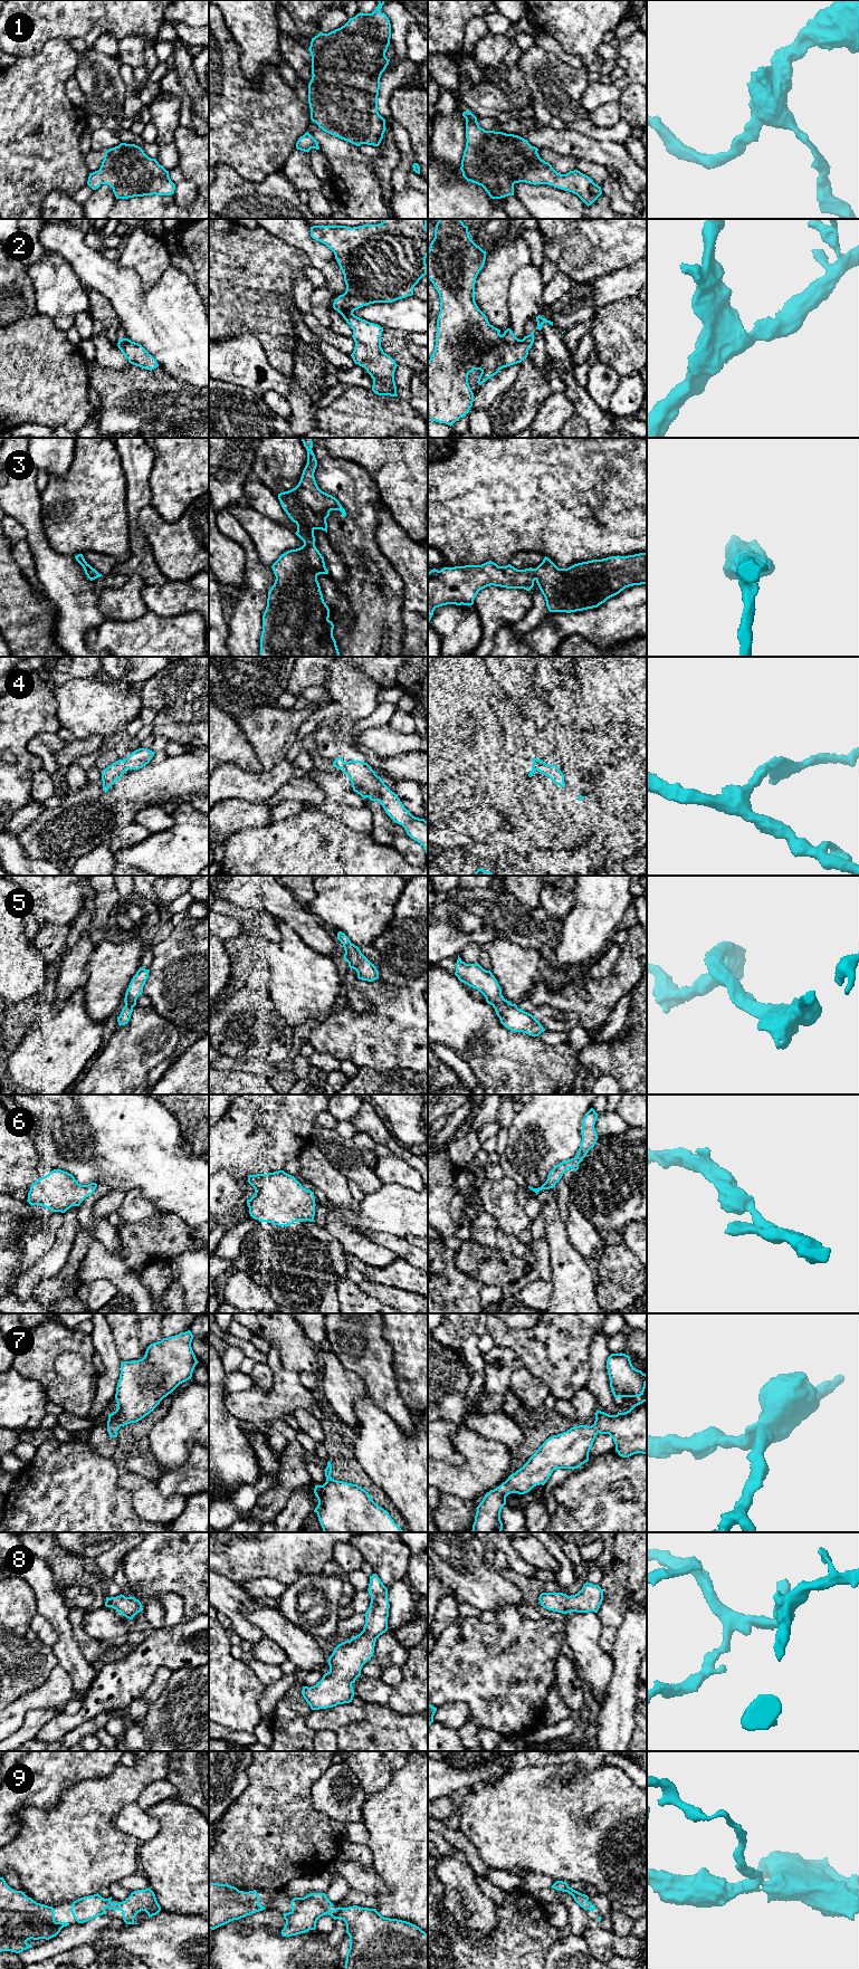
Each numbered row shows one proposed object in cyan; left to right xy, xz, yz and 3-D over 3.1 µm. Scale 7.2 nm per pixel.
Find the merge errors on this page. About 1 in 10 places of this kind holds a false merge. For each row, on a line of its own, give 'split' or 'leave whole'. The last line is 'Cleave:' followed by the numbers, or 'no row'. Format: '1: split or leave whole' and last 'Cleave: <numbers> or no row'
1: leave whole
2: leave whole
3: leave whole
4: leave whole
5: leave whole
6: leave whole
7: leave whole
8: leave whole
9: leave whole
Cleave: no row

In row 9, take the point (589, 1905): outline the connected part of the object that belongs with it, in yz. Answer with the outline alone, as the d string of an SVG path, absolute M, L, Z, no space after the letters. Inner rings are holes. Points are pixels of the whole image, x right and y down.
M556 1881L551 1887L557 1891L567 1892L573 1896L574 1901L584 1910L594 1911L596 1909L594 1904L588 1901L589 1900L588 1895L573 1890L572 1887L569 1886L566 1882Z

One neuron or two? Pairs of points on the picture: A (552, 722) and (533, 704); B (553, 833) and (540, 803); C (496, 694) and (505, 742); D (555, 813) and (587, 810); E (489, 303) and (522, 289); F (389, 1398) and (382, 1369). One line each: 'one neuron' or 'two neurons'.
A: one neuron
B: two neurons
C: one neuron
D: two neurons
E: two neurons
F: one neuron

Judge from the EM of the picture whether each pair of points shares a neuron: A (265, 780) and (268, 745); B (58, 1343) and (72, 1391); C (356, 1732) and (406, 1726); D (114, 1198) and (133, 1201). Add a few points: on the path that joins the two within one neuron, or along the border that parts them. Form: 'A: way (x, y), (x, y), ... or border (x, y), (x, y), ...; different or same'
A: border (284, 758), (271, 768), (261, 772); different
B: way (48, 1356), (48, 1374), (58, 1384); same
C: way (369, 1732), (393, 1732); same
D: border (126, 1192), (120, 1207), (115, 1212); different

